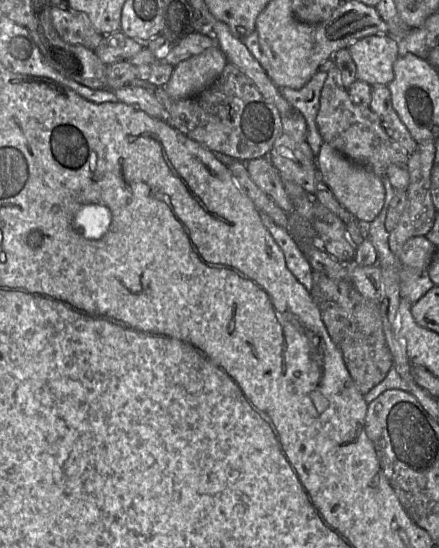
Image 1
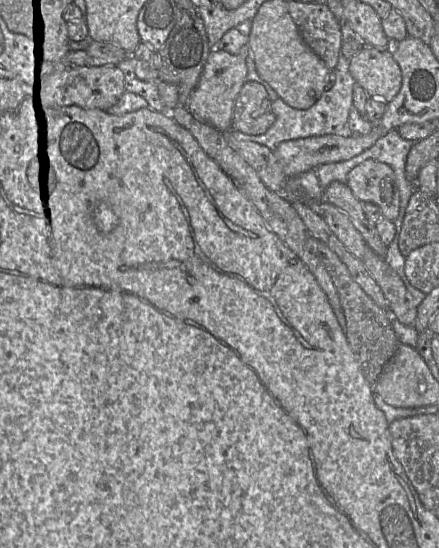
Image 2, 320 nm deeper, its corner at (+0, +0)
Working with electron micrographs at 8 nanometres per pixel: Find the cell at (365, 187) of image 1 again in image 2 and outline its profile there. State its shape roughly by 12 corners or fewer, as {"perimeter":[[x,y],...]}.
{"perimeter":[[366,160],[346,185],[360,202],[398,217],[400,192],[389,165]]}

